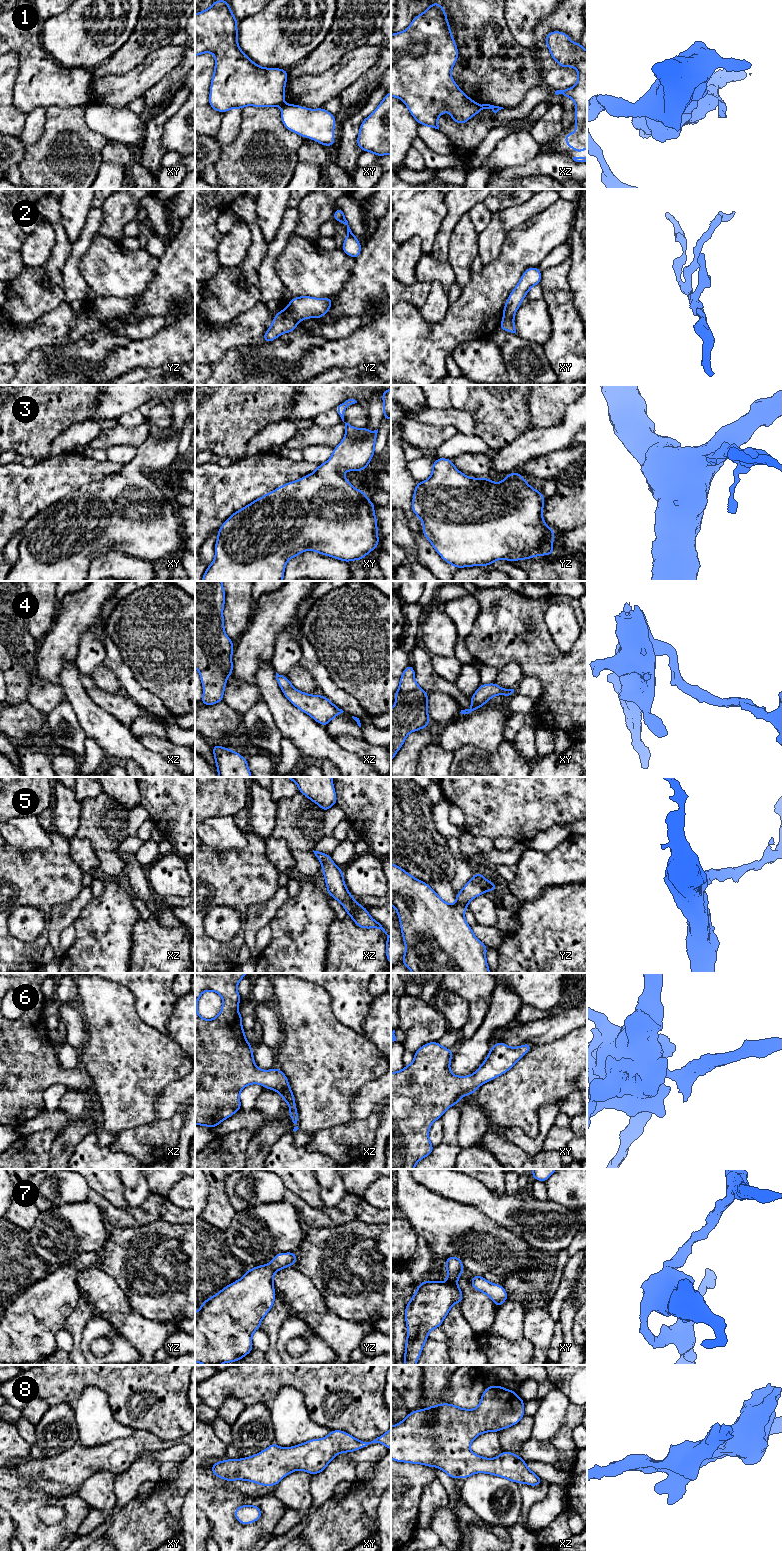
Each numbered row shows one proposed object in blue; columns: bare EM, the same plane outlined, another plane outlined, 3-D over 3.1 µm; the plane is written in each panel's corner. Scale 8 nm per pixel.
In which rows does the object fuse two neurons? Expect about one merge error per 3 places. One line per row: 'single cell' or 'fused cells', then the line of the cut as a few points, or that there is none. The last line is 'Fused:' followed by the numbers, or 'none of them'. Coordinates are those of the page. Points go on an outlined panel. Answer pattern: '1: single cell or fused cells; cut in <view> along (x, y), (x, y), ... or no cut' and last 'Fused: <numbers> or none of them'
1: fused cells; cut in xz along (479, 105), (481, 108)
2: fused cells; cut in yz along (286, 309), (296, 322)
3: single cell; no cut
4: single cell; no cut
5: single cell; no cut
6: single cell; no cut
7: single cell; no cut
8: single cell; no cut
Fused: 1, 2

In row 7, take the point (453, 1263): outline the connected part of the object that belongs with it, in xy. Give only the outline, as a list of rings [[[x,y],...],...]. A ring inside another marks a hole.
[[[457,1256],[445,1260],[447,1281],[423,1281],[416,1289],[405,1308],[407,1339],[405,1342],[404,1365],[416,1365],[428,1333],[440,1328],[451,1307],[463,1299],[463,1292],[457,1280],[464,1271],[462,1261]]]

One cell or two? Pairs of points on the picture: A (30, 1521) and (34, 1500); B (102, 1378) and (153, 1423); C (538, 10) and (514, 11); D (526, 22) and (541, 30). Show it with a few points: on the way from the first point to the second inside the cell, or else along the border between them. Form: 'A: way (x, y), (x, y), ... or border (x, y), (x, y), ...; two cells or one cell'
A: way (30, 1516), (30, 1505); one cell
B: way (115, 1386), (140, 1411); one cell
C: way (532, 10), (520, 11); one cell
D: border (552, 12), (542, 18), (536, 25), (535, 43); two cells

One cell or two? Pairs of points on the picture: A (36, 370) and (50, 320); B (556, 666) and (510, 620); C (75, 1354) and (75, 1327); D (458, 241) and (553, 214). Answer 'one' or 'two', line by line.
A: two
B: one
C: one
D: two

